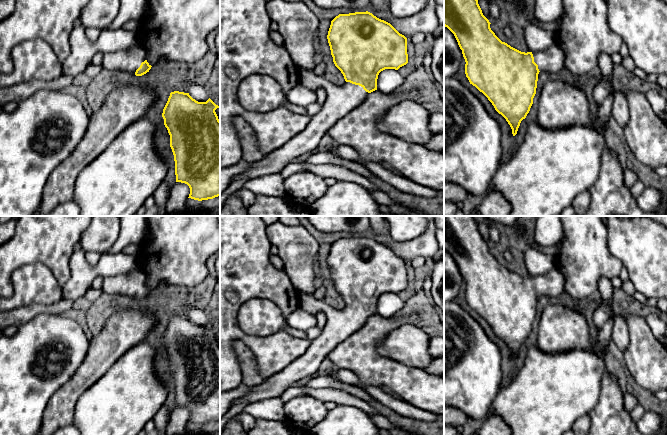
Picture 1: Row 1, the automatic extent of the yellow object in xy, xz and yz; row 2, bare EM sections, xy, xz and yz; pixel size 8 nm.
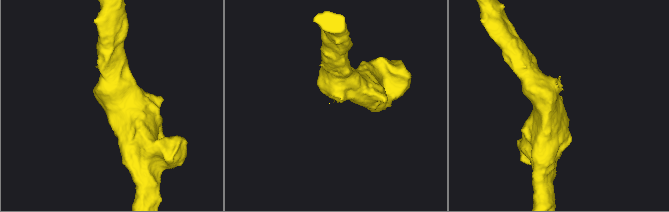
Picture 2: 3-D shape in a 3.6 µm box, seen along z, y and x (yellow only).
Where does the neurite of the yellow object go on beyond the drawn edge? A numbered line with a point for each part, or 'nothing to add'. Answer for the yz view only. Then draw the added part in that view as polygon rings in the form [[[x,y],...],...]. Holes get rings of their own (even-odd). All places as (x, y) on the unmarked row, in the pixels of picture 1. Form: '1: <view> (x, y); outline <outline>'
1: yz (551, 284); outline [[[557,268],[532,278],[540,296],[547,296],[555,301],[560,295],[565,294],[565,278]]]

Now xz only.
1: xz (340, 324); outline [[[299,294],[299,308],[316,315],[323,312],[326,324],[320,336],[311,341],[305,353],[293,360],[279,373],[273,374],[251,391],[233,402],[233,405],[243,402],[260,402],[272,398],[280,398],[282,393],[293,383],[306,377],[313,376],[319,369],[323,359],[335,349],[337,345],[350,337],[364,326],[368,320],[363,311],[345,306],[339,310],[317,300],[311,294]]]

